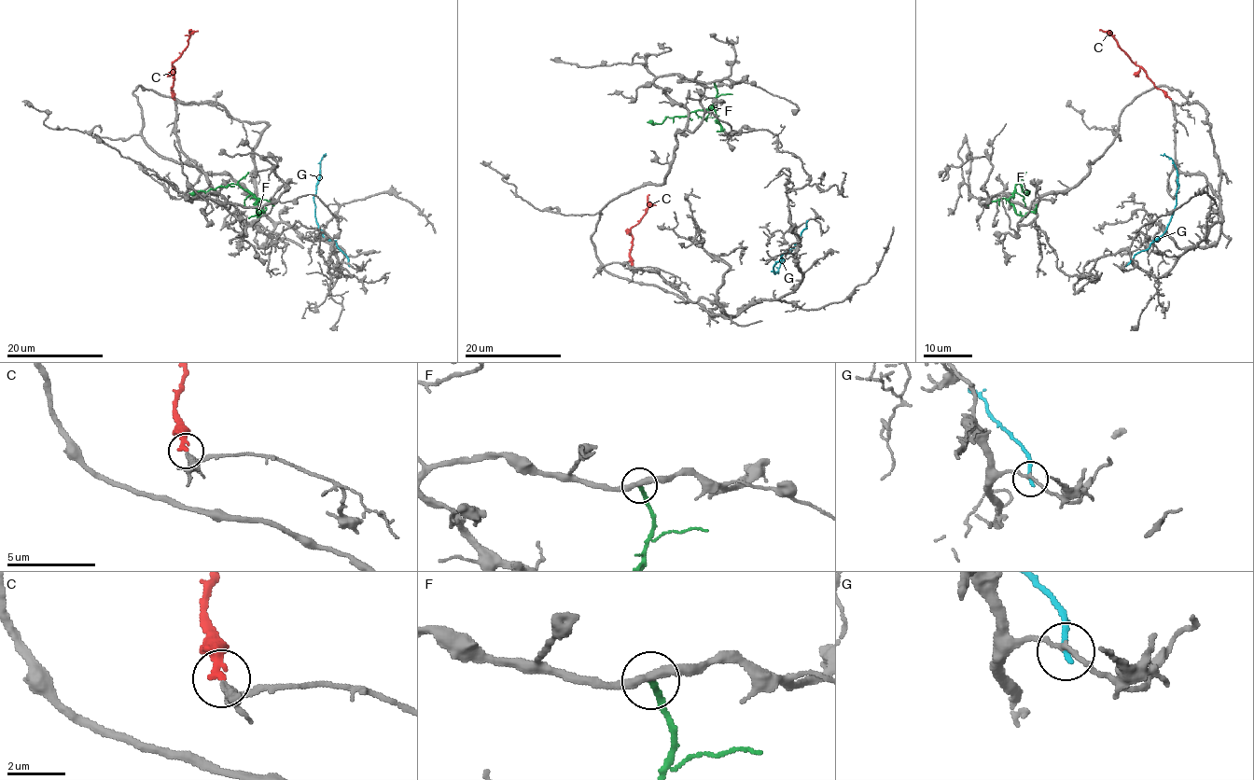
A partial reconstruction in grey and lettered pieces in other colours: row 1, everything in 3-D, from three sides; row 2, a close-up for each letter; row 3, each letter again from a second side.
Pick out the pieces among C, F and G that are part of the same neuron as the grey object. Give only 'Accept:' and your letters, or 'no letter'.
Accept: C

